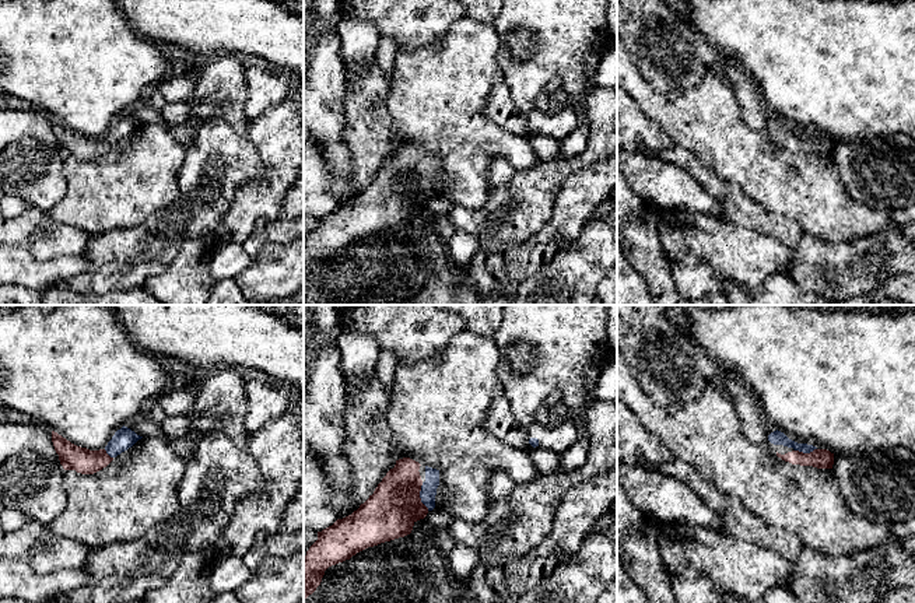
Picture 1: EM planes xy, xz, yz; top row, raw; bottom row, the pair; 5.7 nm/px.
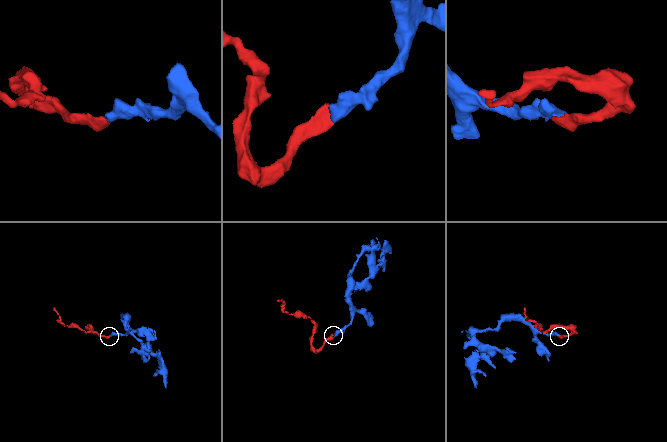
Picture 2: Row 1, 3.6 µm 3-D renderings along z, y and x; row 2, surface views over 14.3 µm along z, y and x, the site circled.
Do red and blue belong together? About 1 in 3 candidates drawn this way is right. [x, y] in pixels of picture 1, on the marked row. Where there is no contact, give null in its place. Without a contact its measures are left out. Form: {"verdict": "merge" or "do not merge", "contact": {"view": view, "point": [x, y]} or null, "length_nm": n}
{"verdict": "merge", "contact": {"view": "xz", "point": [419, 497]}, "length_nm": 170}

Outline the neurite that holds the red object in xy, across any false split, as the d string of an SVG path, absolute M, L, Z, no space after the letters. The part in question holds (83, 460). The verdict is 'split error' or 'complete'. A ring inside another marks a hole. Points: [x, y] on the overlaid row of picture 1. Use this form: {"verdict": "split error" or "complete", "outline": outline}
{"verdict": "split error", "outline": "M127 427L115 432L104 449L90 451L77 446L52 431L52 442L64 470L76 470L81 474L94 474L106 467L118 455L132 448L143 437Z"}

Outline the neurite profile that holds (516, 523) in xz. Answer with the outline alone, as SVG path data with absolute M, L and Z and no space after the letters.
M596 400L585 411L589 434L586 462L558 476L537 474L529 483L492 501L484 520L470 523L453 518L448 525L455 543L474 547L480 564L509 569L550 533L565 492L592 477L606 474L617 463L617 403Z

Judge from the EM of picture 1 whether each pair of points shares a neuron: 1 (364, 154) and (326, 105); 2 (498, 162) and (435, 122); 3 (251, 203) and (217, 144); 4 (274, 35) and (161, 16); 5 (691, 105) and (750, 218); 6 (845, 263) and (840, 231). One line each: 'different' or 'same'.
1: different
2: different
3: different
4: same
5: different
6: different

